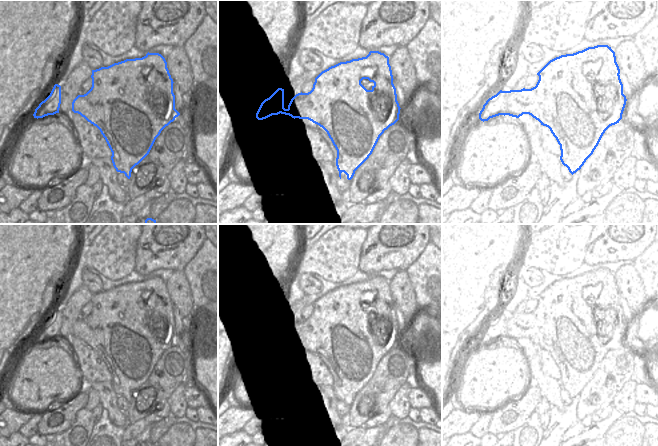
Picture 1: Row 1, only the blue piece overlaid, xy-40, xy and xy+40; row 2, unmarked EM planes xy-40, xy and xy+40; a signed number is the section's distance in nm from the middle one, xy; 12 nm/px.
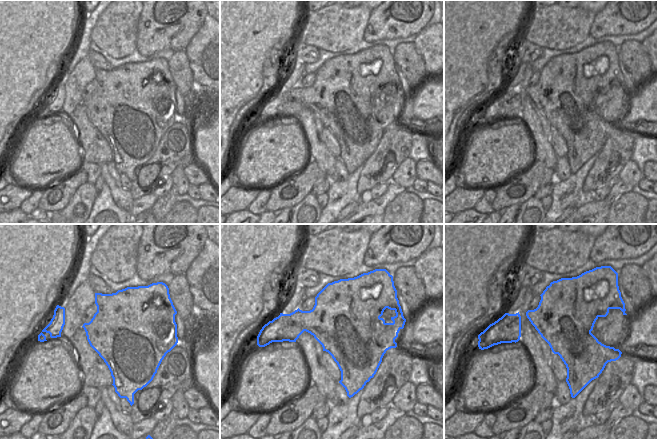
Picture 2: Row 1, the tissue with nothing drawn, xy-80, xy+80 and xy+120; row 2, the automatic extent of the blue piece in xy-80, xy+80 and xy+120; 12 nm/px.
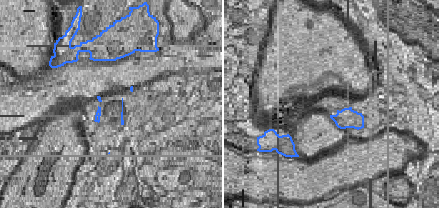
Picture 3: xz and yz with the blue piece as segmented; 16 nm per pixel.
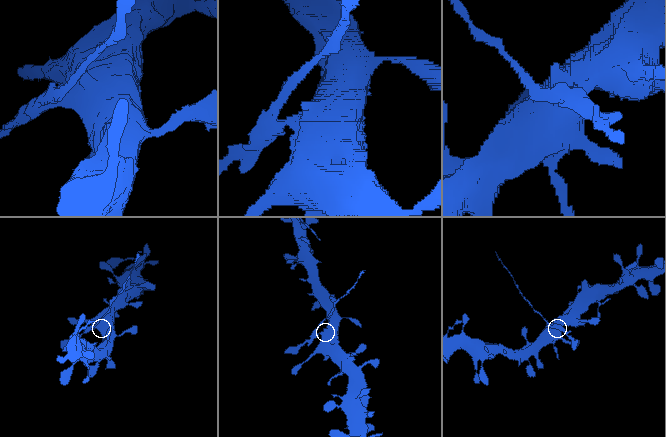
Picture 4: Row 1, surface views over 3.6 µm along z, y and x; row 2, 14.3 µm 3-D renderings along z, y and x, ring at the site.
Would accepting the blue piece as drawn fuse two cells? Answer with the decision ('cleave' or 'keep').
cleave

